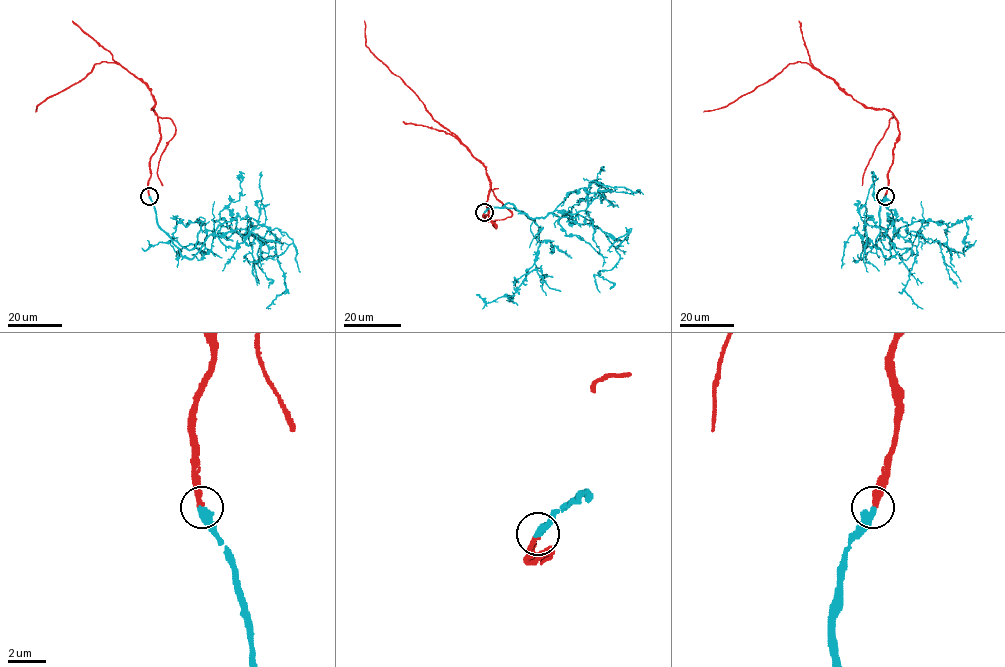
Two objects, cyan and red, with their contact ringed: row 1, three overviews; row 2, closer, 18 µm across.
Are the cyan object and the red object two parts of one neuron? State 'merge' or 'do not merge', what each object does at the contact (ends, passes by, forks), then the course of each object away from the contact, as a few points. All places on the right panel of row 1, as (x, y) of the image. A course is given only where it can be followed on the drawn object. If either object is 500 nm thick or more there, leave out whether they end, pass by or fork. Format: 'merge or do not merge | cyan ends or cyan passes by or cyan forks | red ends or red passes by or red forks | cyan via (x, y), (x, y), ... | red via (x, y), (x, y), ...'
merge | cyan ends | red ends | cyan via (885, 196), (876, 245), (890, 258), (892, 218), (896, 236), (917, 234), (904, 289), (922, 308) | red via (885, 196), (899, 136), (895, 117), (863, 106), (806, 62), (789, 63), (726, 107), (703, 111)

